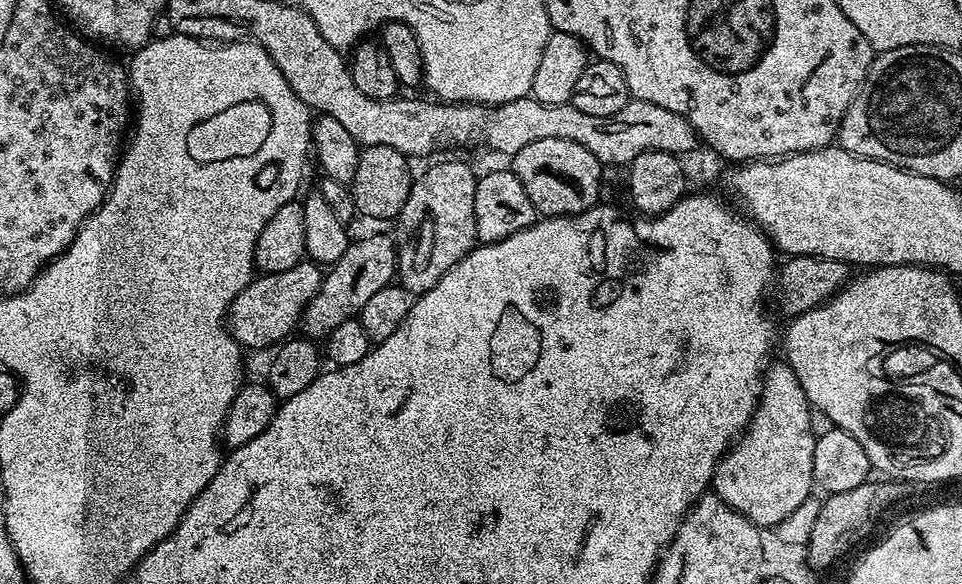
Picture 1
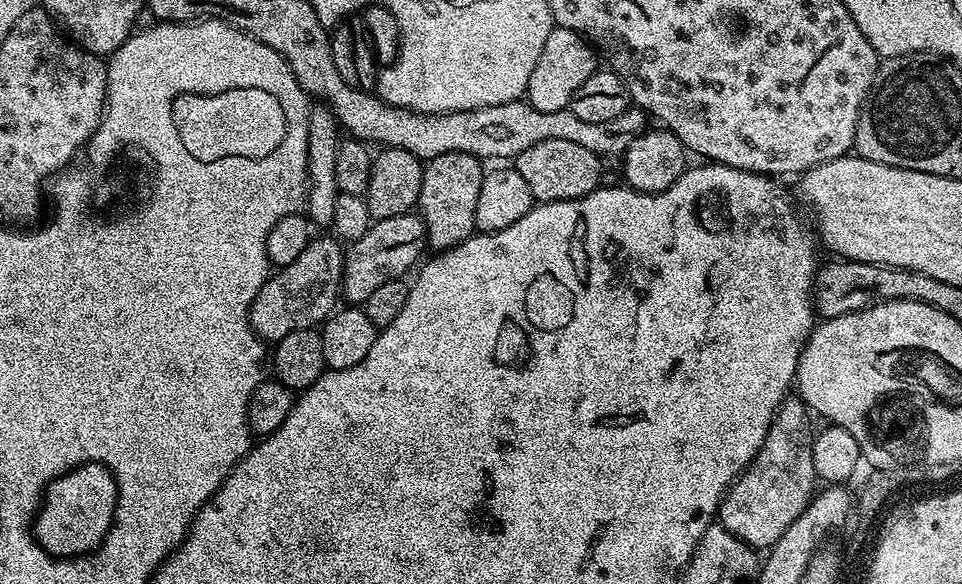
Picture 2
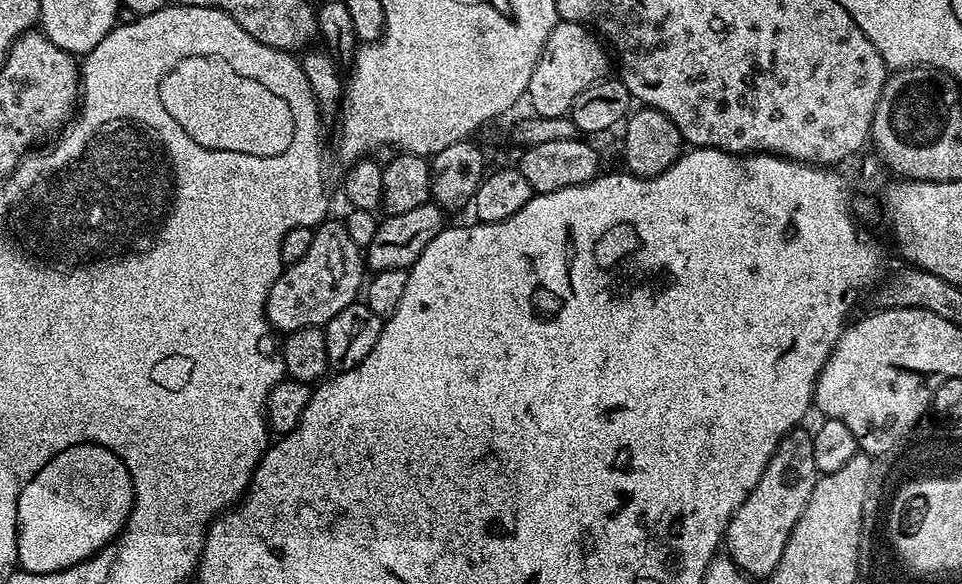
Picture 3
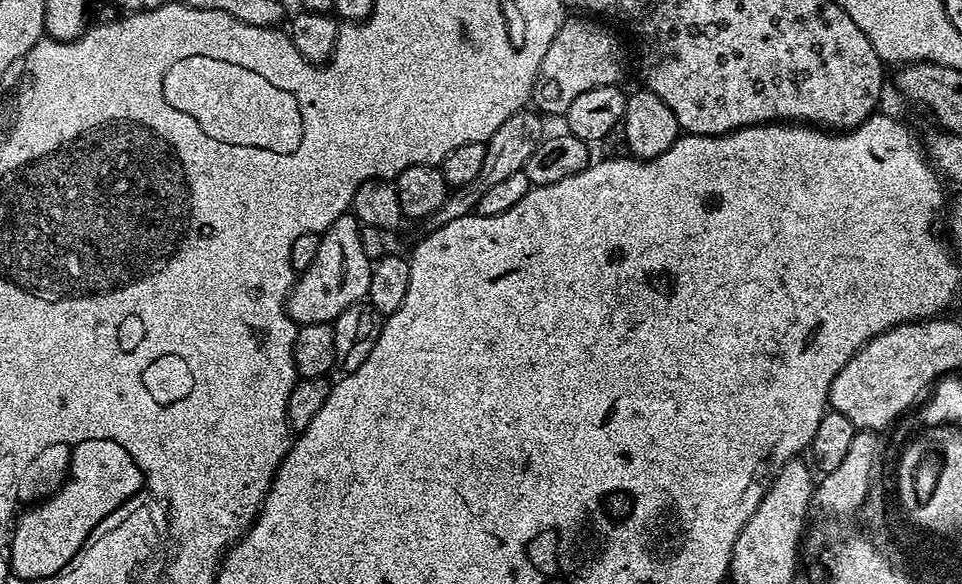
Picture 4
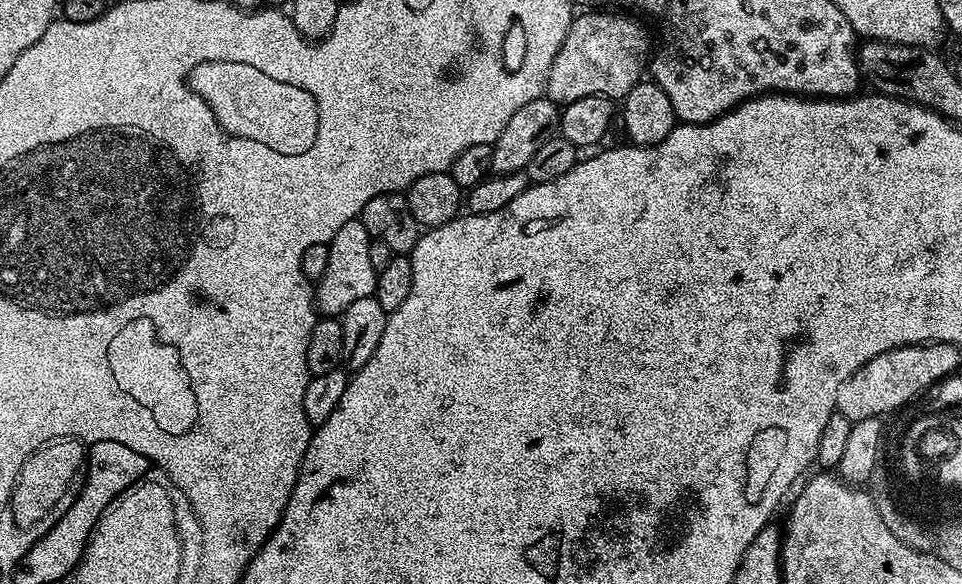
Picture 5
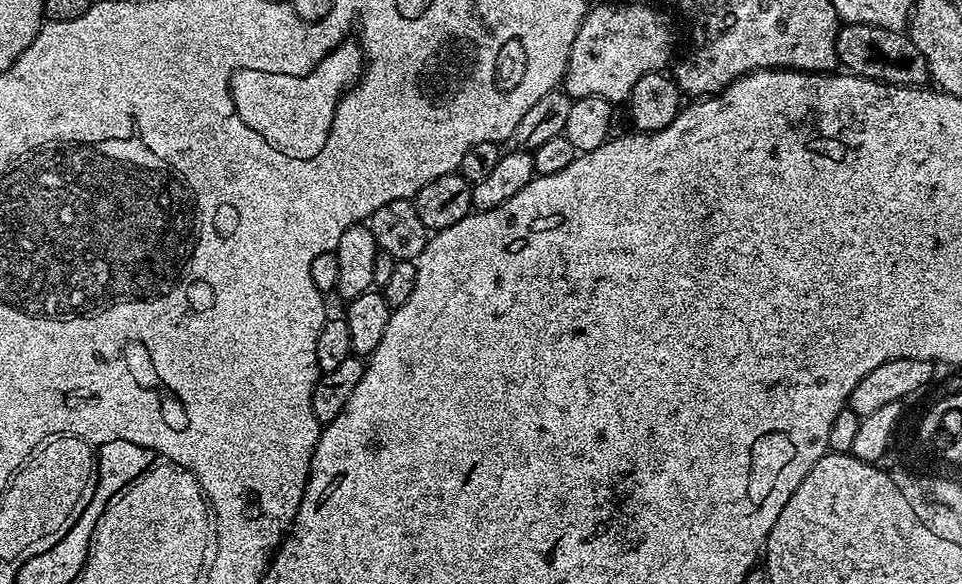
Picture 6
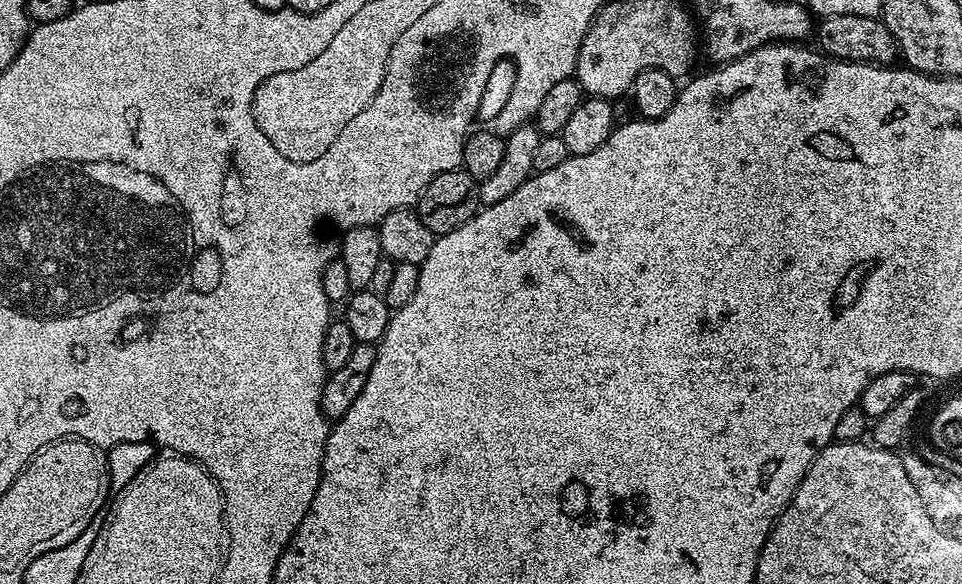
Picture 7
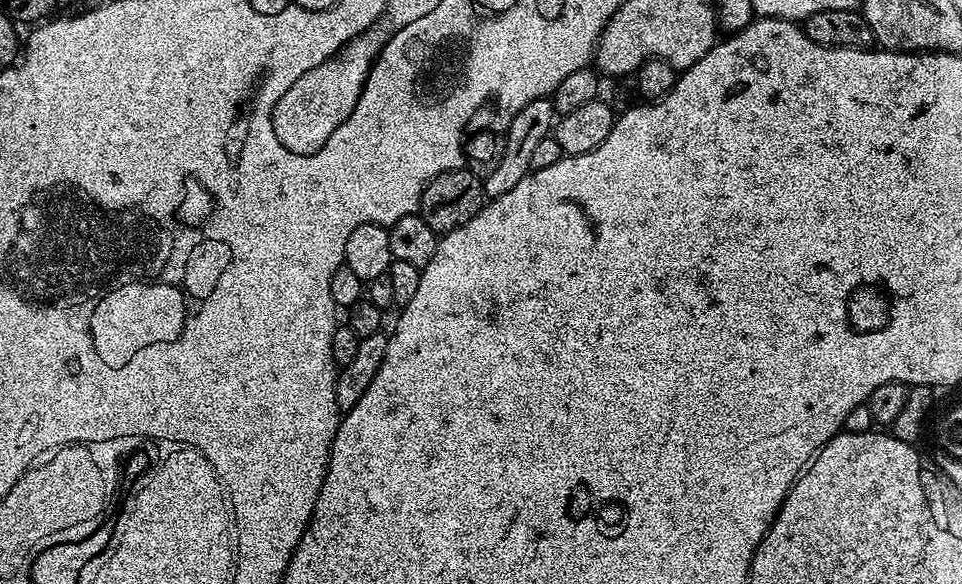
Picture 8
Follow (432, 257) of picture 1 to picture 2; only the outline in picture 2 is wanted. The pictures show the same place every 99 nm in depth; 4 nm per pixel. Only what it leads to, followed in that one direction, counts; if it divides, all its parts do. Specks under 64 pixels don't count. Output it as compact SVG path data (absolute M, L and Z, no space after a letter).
M451 152L424 164L418 215L424 221L426 240L433 249L453 248L477 231L478 190L484 181L485 165L476 156Z

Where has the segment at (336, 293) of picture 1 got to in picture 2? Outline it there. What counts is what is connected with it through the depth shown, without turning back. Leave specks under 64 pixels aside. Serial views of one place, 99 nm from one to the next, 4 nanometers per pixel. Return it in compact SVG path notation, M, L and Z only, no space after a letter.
M419 215L395 216L373 222L366 230L366 234L362 234L362 238L347 245L344 254L344 273L340 283L343 299L349 305L362 306L366 298L370 298L370 294L378 290L378 286L407 277L407 272L412 267L417 267L416 259L423 248L426 248L426 229Z

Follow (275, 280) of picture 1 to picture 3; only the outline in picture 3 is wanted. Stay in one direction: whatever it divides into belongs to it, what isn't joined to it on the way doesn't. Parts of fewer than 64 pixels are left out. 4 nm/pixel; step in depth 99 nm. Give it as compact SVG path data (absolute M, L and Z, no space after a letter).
M329 218L313 231L310 250L306 250L298 262L287 265L274 286L270 286L264 316L280 334L326 325L330 318L334 318L334 314L357 303L366 280L364 272L365 257L350 238L350 230L346 230L343 219Z

